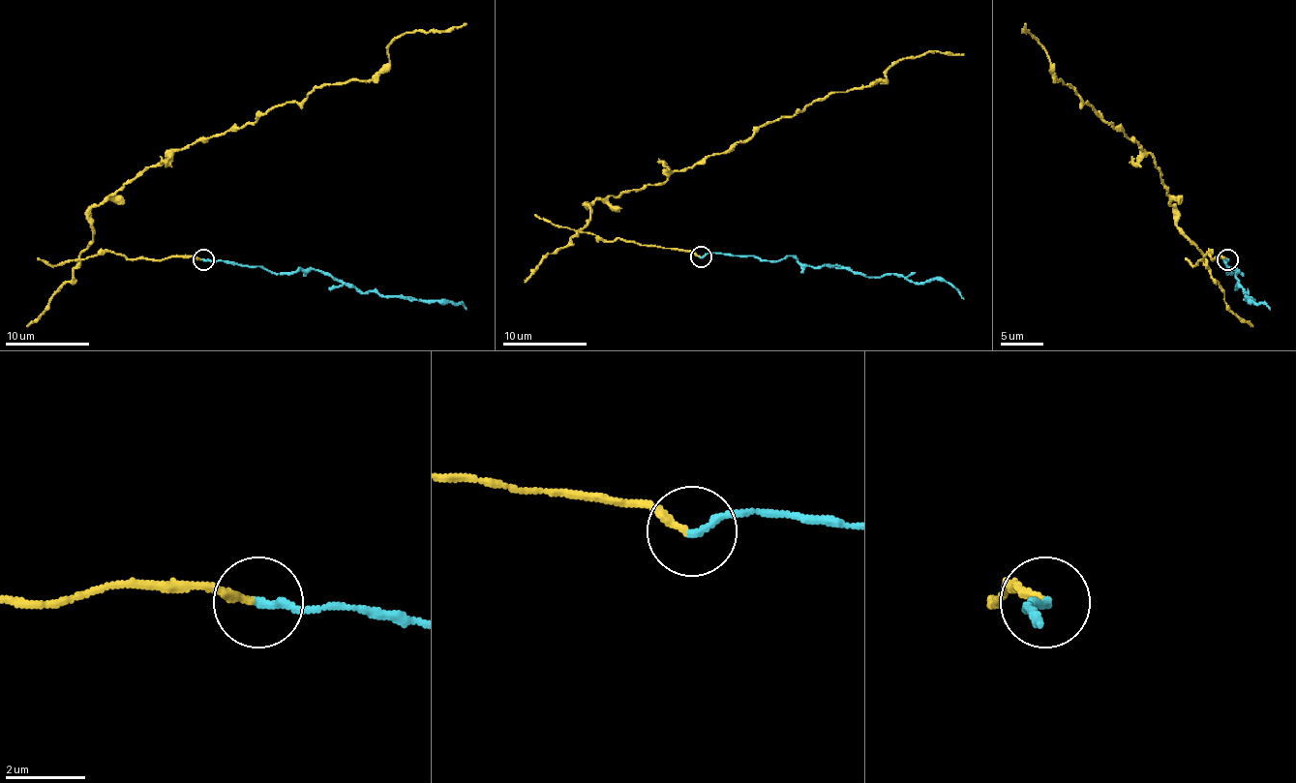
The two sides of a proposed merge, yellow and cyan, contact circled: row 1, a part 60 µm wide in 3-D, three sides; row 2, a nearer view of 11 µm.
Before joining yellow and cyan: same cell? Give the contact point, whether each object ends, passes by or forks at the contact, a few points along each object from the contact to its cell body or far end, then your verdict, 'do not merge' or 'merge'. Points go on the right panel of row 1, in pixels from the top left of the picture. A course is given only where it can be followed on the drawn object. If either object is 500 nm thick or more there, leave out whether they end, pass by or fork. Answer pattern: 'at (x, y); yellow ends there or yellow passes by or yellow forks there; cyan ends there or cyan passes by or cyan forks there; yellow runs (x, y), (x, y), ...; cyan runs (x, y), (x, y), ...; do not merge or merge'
at (1227, 259); yellow ends there; cyan ends there; yellow runs (1227, 259), (1210, 251), (1204, 259), (1178, 227), (1155, 160), (1058, 79), (1043, 45), (1022, 31), (1026, 22); cyan runs (1227, 259), (1222, 261), (1231, 274), (1227, 272), (1237, 270), (1246, 297), (1269, 310); do not merge

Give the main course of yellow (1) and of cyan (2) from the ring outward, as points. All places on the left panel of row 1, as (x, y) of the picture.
1: (201, 259), (79, 255), (89, 211), (176, 149), (317, 86), (373, 79), (402, 33), (466, 22)
2: (203, 259), (260, 265), (276, 274), (322, 270), (364, 293), (446, 299), (462, 304), (466, 310)

